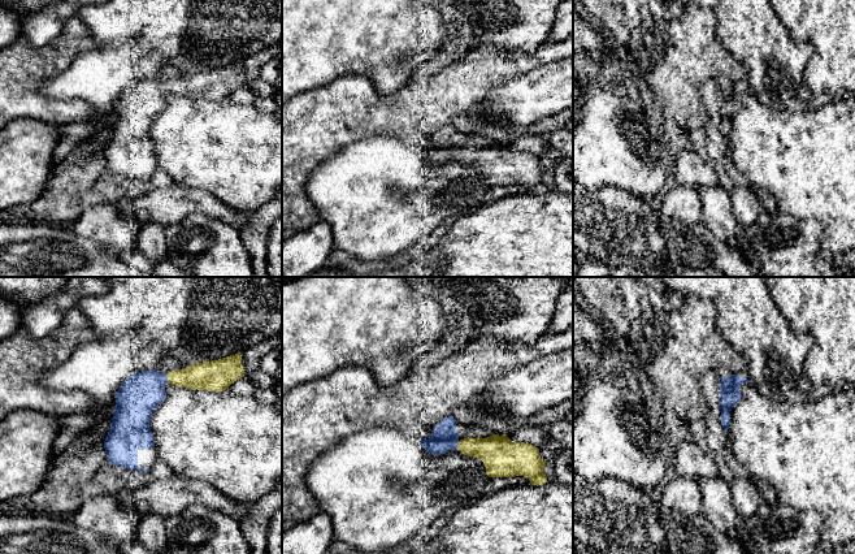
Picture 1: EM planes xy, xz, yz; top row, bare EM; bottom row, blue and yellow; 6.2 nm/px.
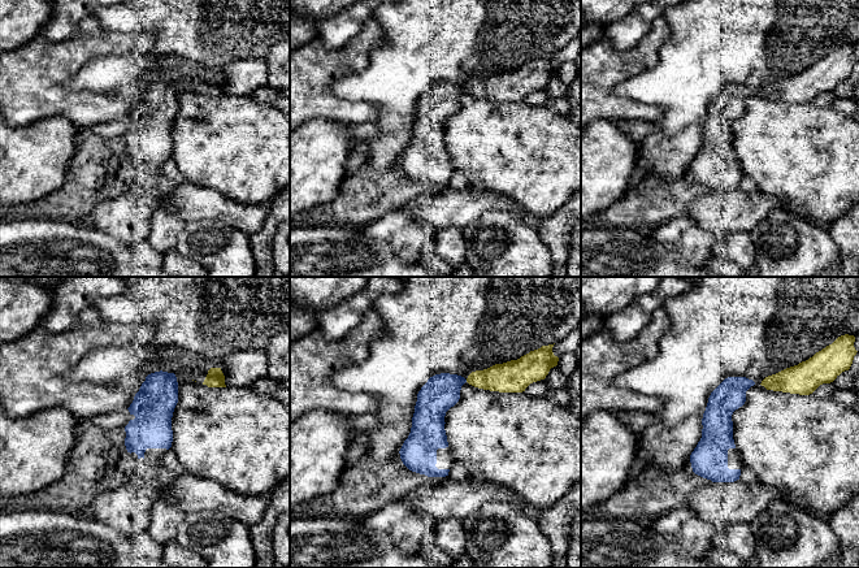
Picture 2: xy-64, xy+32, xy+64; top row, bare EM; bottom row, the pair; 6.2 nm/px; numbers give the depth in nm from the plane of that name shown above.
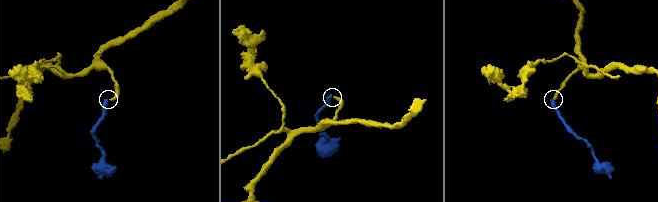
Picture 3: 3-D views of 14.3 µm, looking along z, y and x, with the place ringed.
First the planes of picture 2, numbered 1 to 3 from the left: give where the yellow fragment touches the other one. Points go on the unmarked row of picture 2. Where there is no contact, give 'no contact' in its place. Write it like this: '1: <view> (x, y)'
1: no contact
2: no contact
3: no contact

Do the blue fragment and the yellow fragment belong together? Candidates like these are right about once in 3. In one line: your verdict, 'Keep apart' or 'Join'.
Join

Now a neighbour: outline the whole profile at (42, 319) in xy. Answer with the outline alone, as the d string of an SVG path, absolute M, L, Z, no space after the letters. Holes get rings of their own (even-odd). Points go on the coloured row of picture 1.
M69 277L60 290L23 310L22 329L31 338L42 339L62 324L65 313L82 298L104 295L109 289L104 277Z

